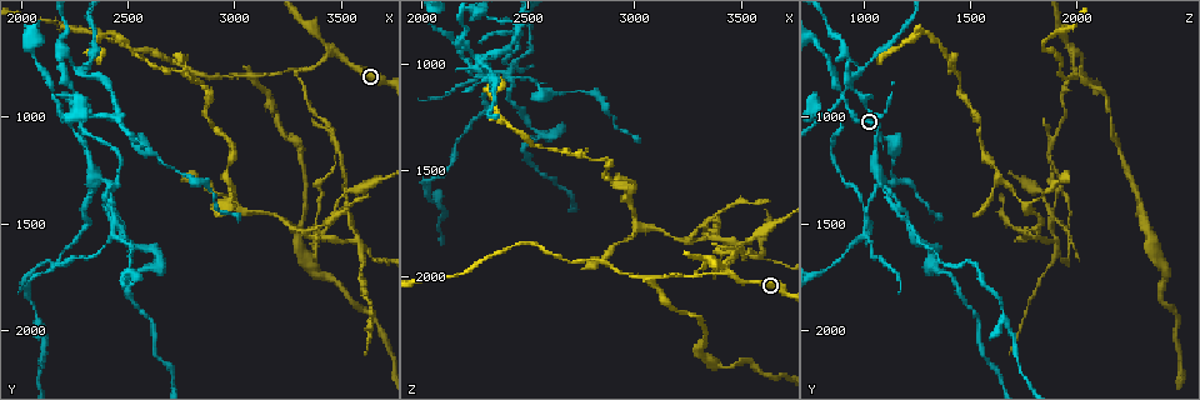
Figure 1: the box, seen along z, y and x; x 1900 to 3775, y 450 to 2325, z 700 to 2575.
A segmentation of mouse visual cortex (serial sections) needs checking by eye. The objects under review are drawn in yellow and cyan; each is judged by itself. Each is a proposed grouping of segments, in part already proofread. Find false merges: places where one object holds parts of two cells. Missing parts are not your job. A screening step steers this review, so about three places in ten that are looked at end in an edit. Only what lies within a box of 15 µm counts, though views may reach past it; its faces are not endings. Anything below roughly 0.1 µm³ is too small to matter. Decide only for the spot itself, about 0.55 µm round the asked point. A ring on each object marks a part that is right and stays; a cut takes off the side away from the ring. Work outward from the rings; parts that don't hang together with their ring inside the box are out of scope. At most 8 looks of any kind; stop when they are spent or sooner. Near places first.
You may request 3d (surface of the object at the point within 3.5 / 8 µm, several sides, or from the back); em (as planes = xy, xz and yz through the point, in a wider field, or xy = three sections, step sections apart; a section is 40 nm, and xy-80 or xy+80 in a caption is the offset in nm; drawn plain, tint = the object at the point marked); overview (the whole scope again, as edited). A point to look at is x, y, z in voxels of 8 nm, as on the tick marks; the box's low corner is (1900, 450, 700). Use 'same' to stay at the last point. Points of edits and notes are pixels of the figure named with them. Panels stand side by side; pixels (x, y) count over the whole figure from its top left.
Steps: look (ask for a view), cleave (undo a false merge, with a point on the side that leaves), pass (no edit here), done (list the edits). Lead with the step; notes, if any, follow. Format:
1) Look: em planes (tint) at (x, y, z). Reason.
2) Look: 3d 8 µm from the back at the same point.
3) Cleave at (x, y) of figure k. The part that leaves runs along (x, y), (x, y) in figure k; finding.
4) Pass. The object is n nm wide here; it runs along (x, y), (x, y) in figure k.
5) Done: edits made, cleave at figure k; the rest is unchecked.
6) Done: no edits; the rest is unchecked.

Look: 3d 8 µm at (2410, 1300, 1060). Four arms meet.

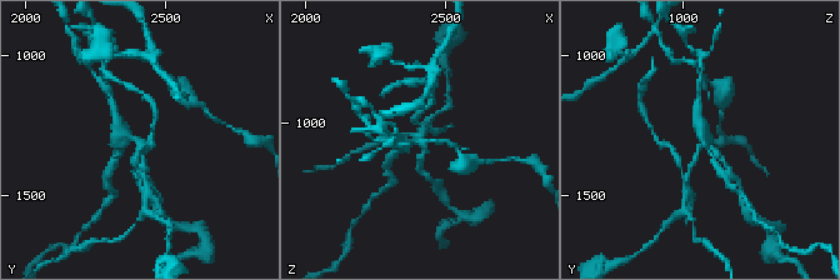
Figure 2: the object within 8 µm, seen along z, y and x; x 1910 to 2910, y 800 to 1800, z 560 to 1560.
Look: em planes (tint) at (2410, 1310, 1070). 4 arms meet here; the arms are 150, 150, 200, 300 nm wide; shape alone is not enough.

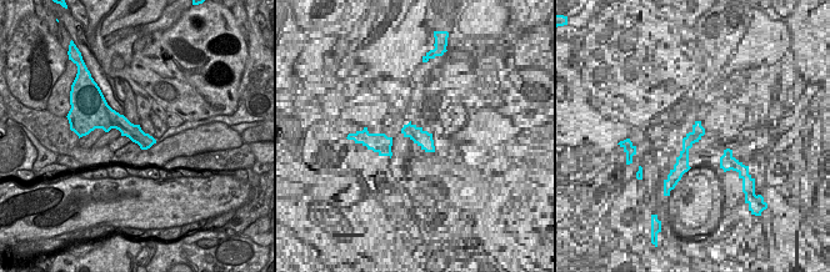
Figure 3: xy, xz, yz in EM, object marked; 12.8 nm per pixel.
Cleave at (145, 148) of figure 2. A border runs along (108, 105), (106, 114), (113, 127) in figure 3; a second cell is stuck on.

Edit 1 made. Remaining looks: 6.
Look: em xy step 2 (tint) at (3460, 690, 1990). Three-way junction.

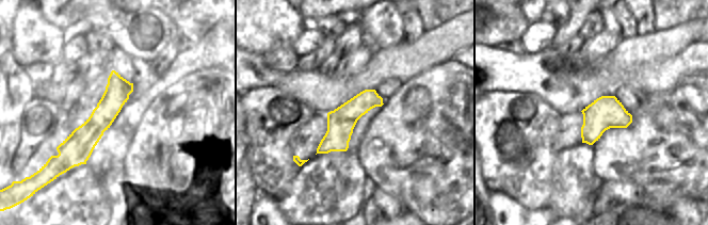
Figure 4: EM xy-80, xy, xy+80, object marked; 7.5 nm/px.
Look: 3d 3.5 µm at the same point.

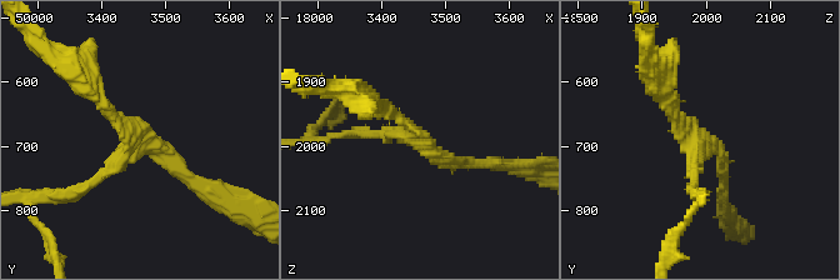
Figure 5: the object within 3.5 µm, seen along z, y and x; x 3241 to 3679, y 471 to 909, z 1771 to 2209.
Cleave at (93, 181) of figure 5. The arms are 150, 150, 200 nm wide; a border runs along (334, 110), (336, 119), (352, 130) in figure 4; a second cell is stuck on.

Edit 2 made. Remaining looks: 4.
Done: edits made, cleave at figure 2, cleave at figure 5; the rest is unchecked.

